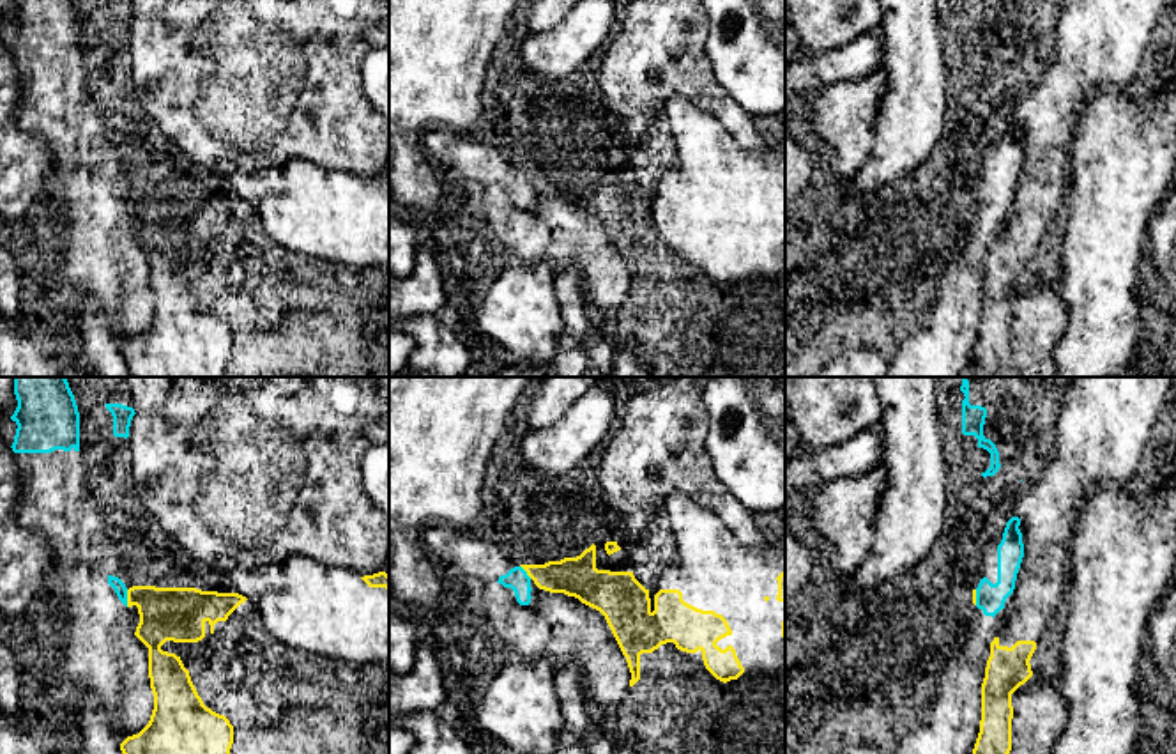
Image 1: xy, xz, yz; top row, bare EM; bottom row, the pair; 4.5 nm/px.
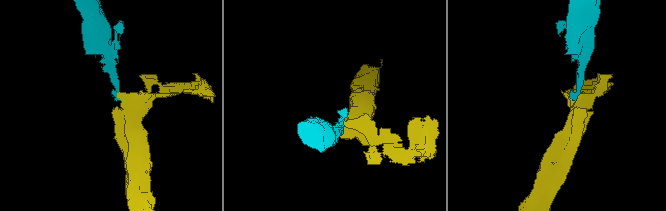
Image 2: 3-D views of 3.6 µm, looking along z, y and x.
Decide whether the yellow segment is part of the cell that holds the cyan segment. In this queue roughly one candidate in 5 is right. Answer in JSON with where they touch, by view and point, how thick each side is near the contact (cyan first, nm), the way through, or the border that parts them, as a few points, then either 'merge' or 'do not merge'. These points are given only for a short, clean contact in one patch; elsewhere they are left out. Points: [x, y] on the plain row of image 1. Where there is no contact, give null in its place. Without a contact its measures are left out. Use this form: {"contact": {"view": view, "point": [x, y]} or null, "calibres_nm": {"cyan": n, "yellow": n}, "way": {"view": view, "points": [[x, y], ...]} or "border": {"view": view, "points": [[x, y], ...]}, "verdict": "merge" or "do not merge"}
{"contact": {"view": "xy", "point": [126, 202]}, "calibres_nm": {"cyan": 60, "yellow": 240}, "border": {"view": "xy", "points": [[126, 193], [128, 209]]}, "verdict": "do not merge"}

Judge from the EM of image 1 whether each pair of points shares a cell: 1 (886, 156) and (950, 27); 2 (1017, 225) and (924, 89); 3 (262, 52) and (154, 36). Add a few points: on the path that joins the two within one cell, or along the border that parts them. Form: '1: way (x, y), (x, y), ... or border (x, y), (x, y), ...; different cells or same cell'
1: border (938, 18), (948, 80); different cells
2: border (948, 82), (945, 130), (931, 153); different cells
3: way (236, 52), (221, 52), (209, 39), (181, 39); same cell

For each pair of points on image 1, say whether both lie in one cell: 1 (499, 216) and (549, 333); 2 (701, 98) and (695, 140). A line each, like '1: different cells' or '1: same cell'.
1: different cells
2: different cells

